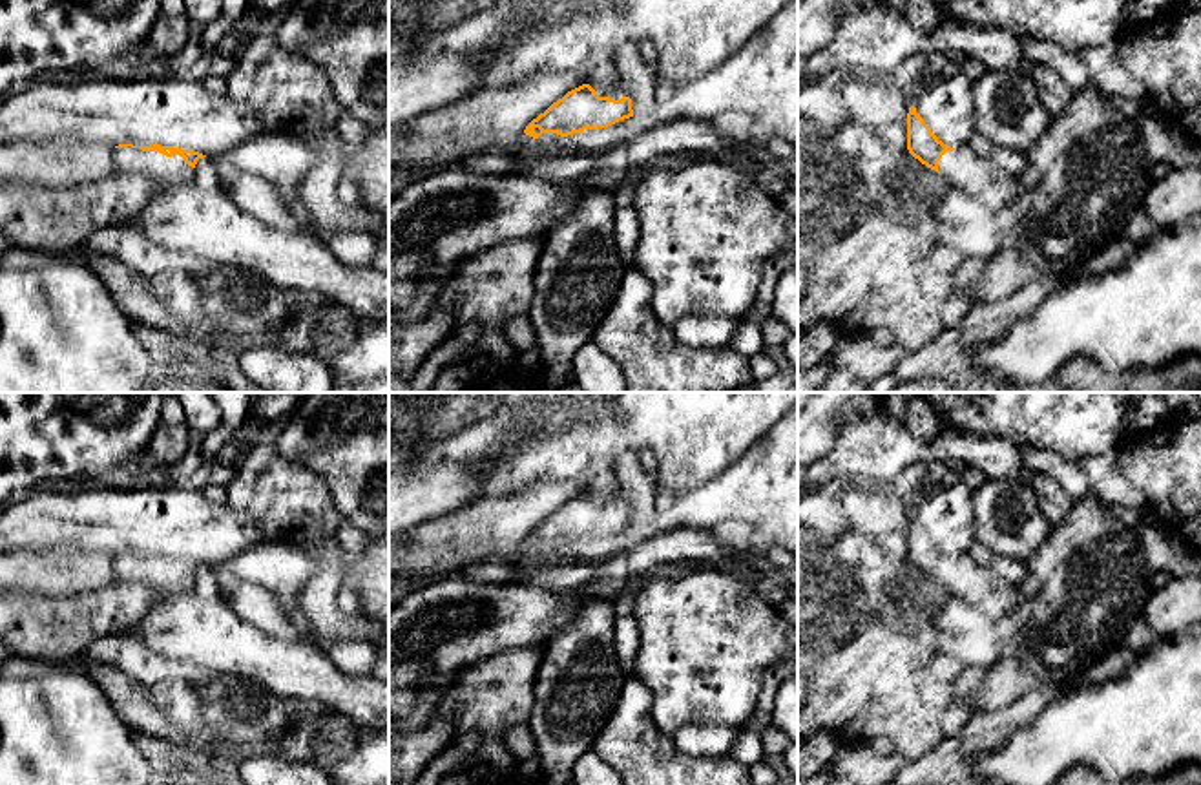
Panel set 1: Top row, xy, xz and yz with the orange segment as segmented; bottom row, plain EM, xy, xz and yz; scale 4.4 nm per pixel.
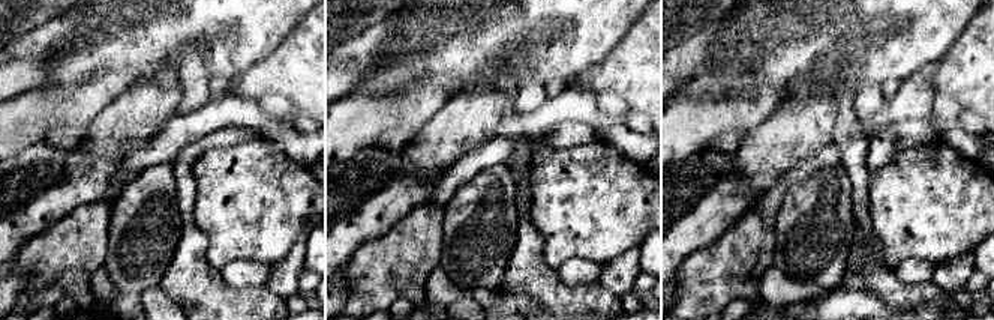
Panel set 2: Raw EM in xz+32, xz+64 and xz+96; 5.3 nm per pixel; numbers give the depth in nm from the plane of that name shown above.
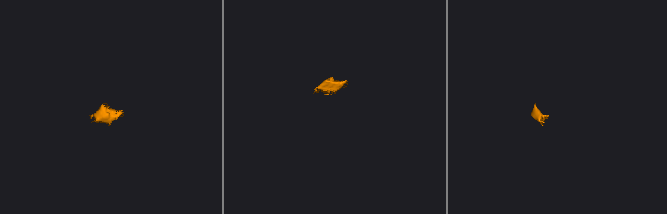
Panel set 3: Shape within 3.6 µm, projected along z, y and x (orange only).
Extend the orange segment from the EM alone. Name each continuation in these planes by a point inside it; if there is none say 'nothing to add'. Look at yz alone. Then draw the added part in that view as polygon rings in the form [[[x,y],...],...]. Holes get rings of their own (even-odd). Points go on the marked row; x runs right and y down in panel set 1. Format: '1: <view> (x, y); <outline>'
1: yz (962, 168); [[[969,144],[945,152],[938,172],[951,188],[973,195],[995,212],[1017,199],[1017,177],[1006,173],[991,157],[978,155]]]

